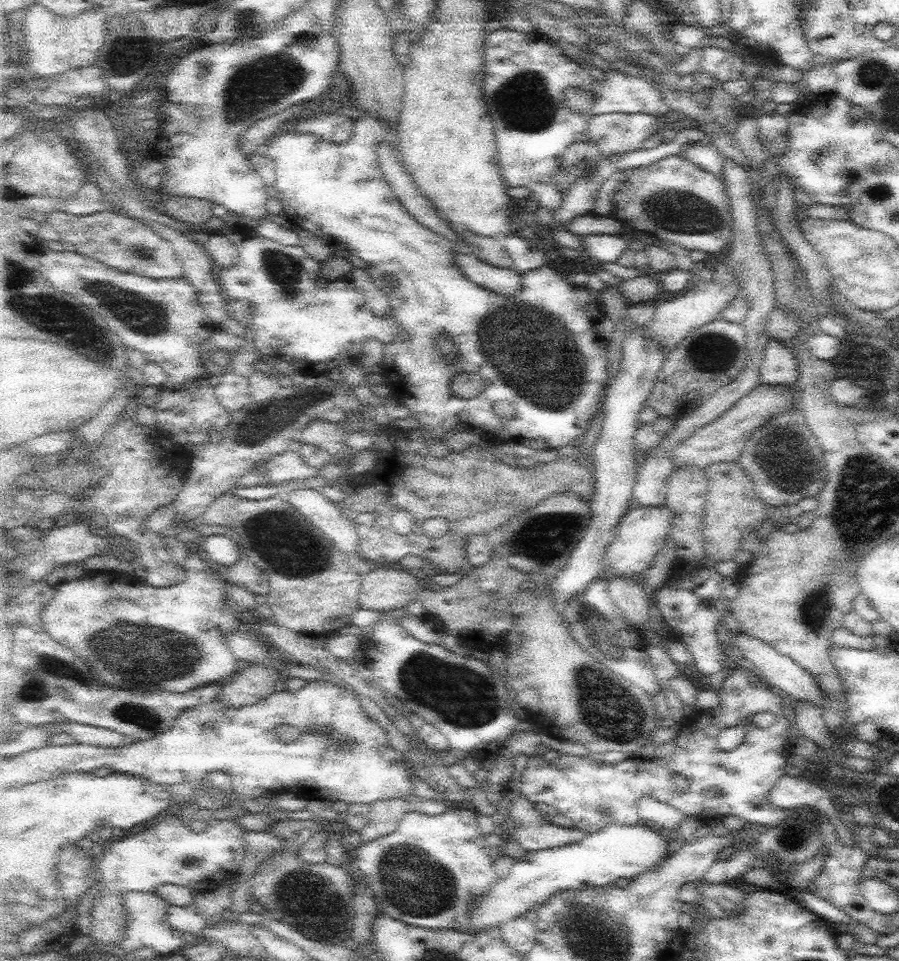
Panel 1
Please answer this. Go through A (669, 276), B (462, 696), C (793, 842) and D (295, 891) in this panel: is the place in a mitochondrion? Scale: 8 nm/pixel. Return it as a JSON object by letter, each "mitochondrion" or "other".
{"A":"other","B":"mitochondrion","C":"mitochondrion","D":"mitochondrion"}

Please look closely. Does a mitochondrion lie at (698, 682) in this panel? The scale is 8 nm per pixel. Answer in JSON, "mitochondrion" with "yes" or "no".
{"mitochondrion":"no"}

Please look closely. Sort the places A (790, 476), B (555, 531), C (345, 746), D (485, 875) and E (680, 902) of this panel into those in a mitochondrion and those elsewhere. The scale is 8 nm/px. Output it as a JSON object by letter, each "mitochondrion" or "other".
{"A":"mitochondrion","B":"mitochondrion","C":"mitochondrion","D":"other","E":"other"}

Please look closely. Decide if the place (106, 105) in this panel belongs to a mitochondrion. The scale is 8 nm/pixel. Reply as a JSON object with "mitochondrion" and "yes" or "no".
{"mitochondrion":"no"}

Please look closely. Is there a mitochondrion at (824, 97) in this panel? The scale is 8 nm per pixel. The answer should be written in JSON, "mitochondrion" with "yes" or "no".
{"mitochondrion":"no"}

